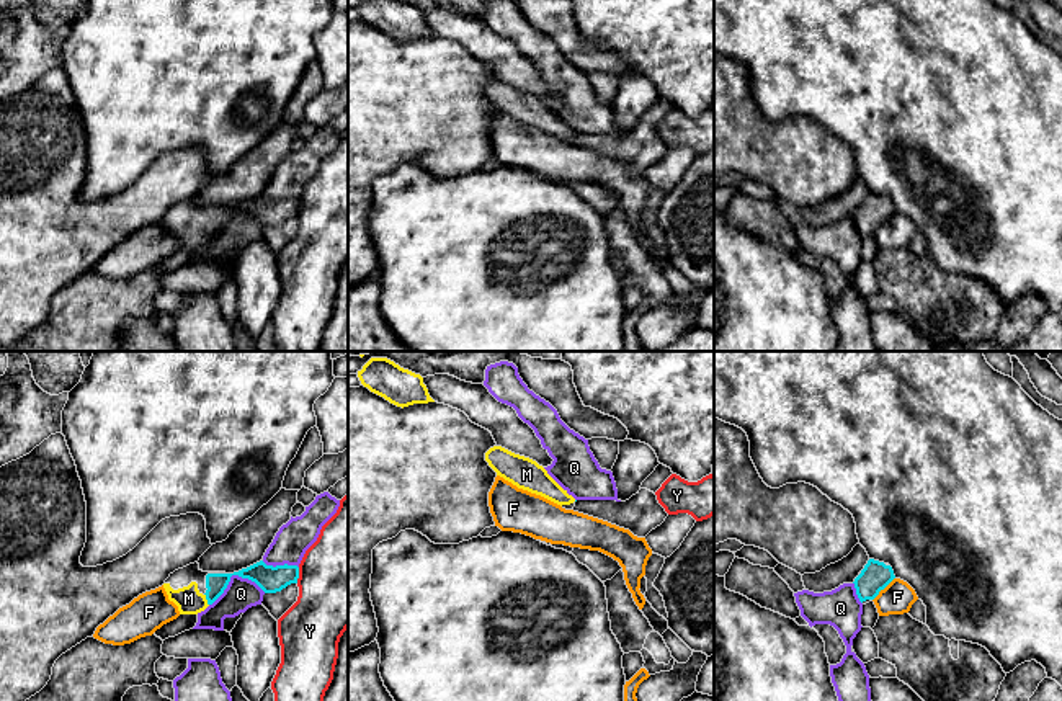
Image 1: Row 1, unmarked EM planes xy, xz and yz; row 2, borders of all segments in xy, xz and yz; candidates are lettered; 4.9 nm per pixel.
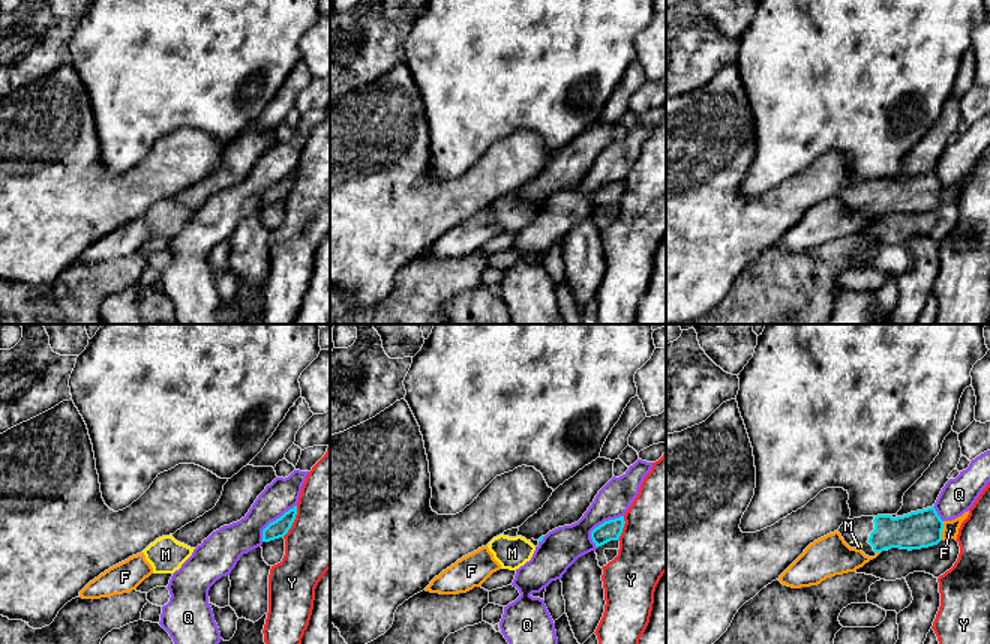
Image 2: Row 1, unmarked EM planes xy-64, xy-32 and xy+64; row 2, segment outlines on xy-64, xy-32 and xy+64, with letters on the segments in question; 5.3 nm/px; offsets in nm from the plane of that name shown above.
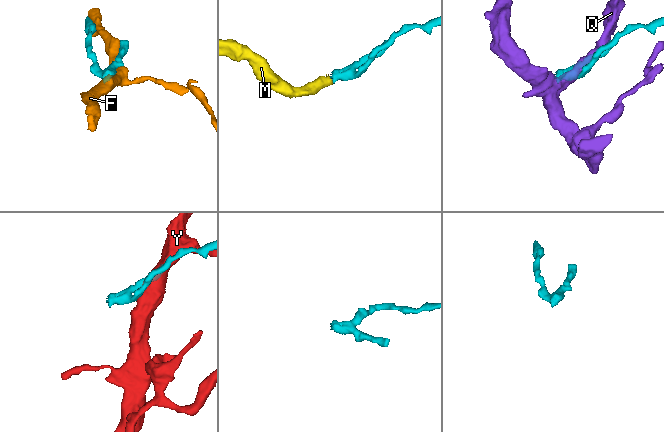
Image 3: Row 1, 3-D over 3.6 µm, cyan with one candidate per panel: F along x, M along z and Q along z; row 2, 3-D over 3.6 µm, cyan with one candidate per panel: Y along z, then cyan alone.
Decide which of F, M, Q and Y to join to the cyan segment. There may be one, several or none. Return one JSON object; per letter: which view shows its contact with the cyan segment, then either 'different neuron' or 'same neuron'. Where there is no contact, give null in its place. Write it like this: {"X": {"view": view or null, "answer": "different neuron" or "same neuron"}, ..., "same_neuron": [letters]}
{"F": {"view": "yz", "answer": "different neuron"}, "M": {"view": "xy", "answer": "same neuron"}, "Q": {"view": "xy", "answer": "different neuron"}, "Y": {"view": "xy", "answer": "different neuron"}, "same_neuron": ["M"]}

